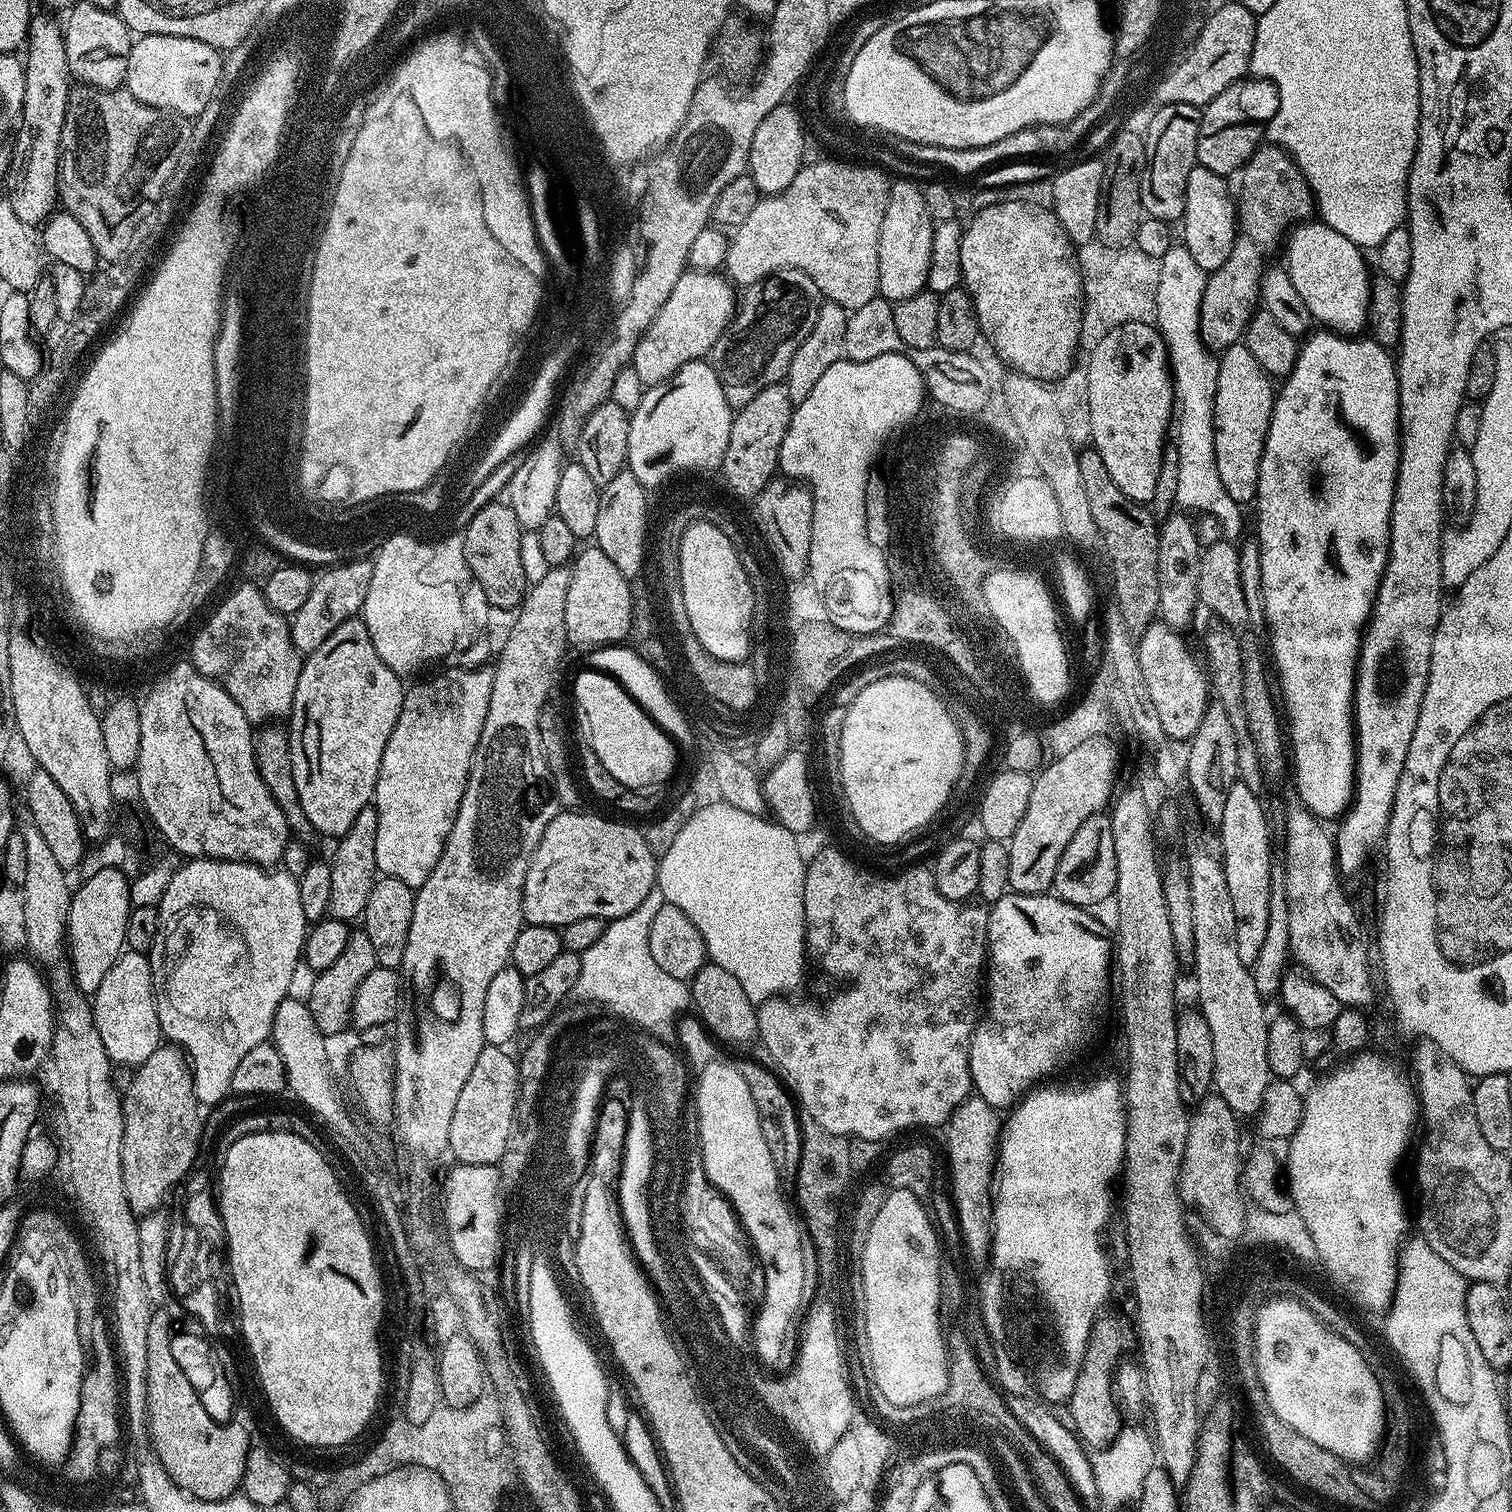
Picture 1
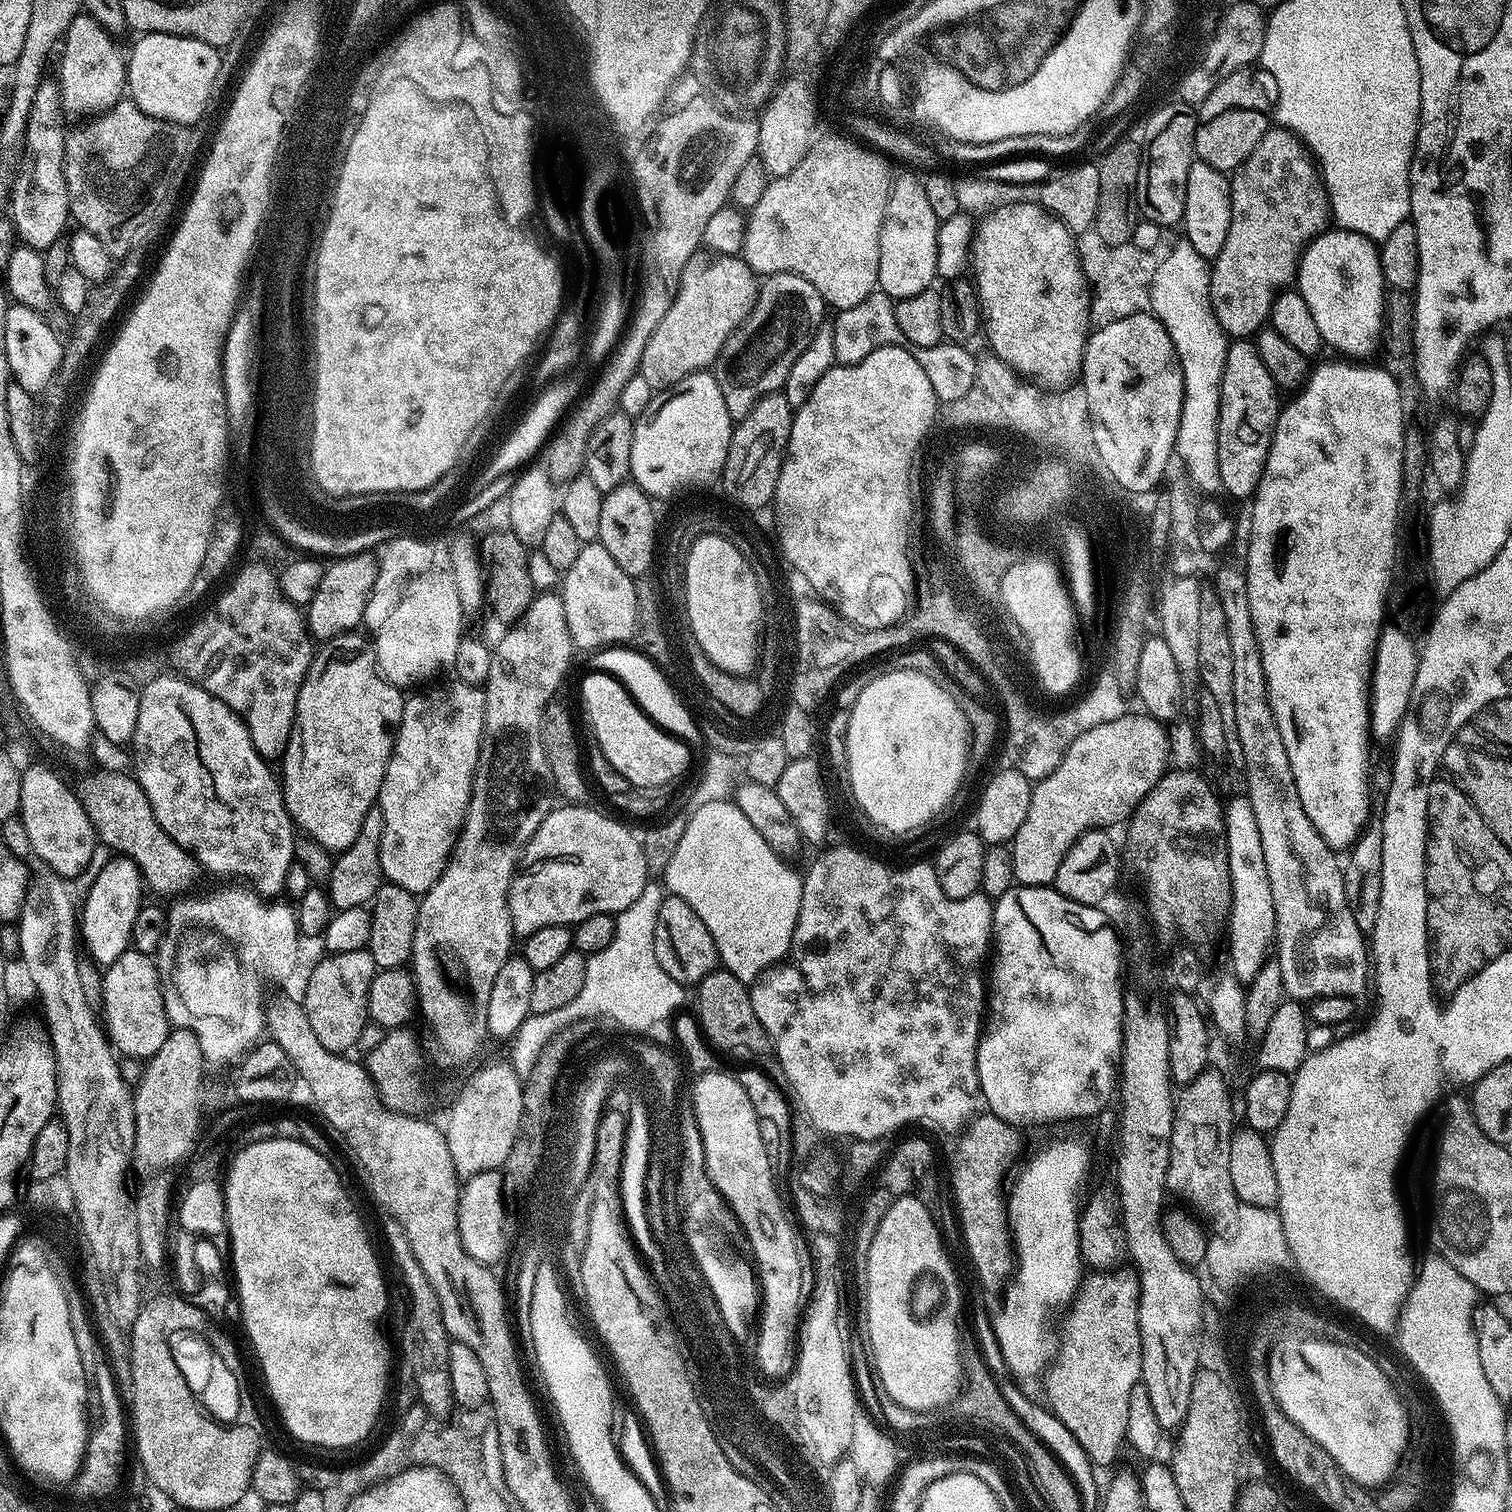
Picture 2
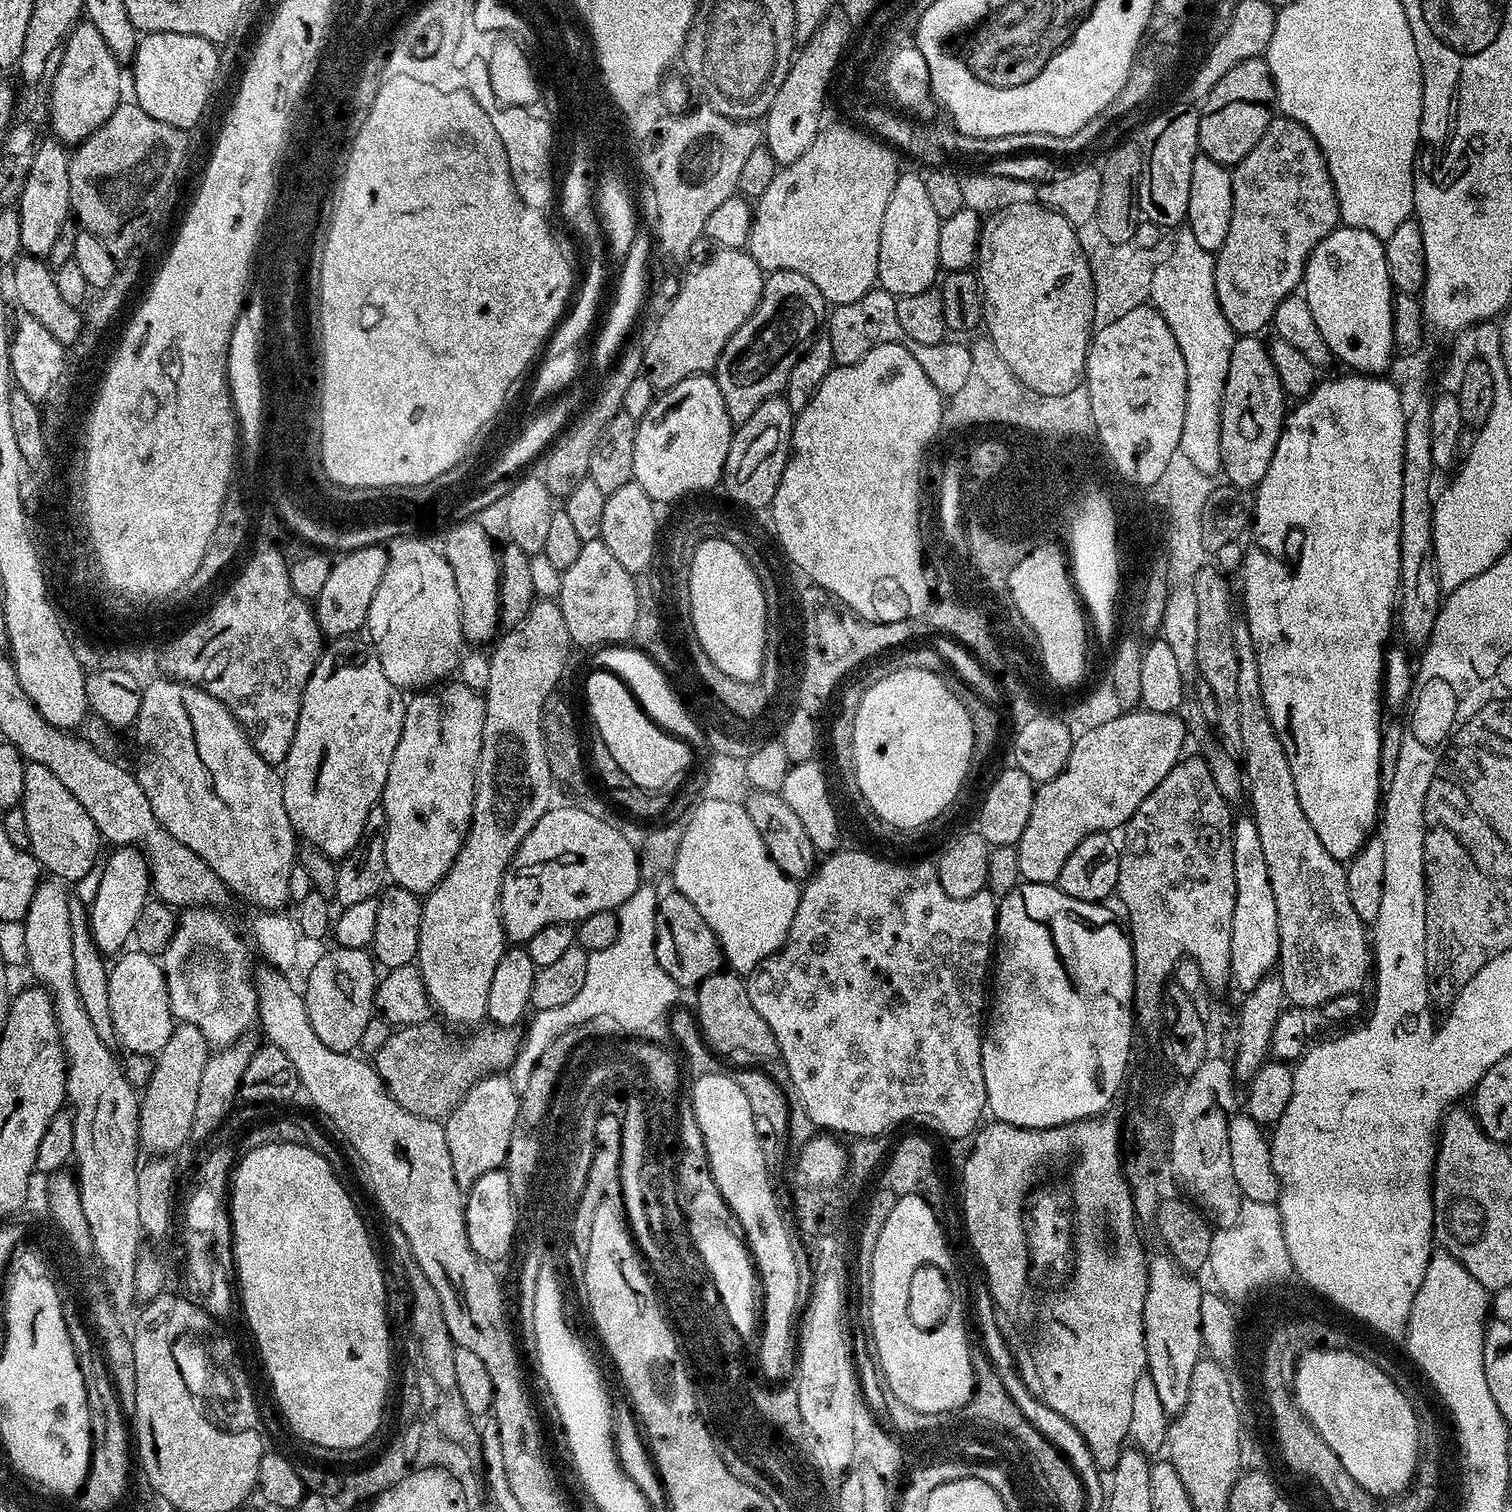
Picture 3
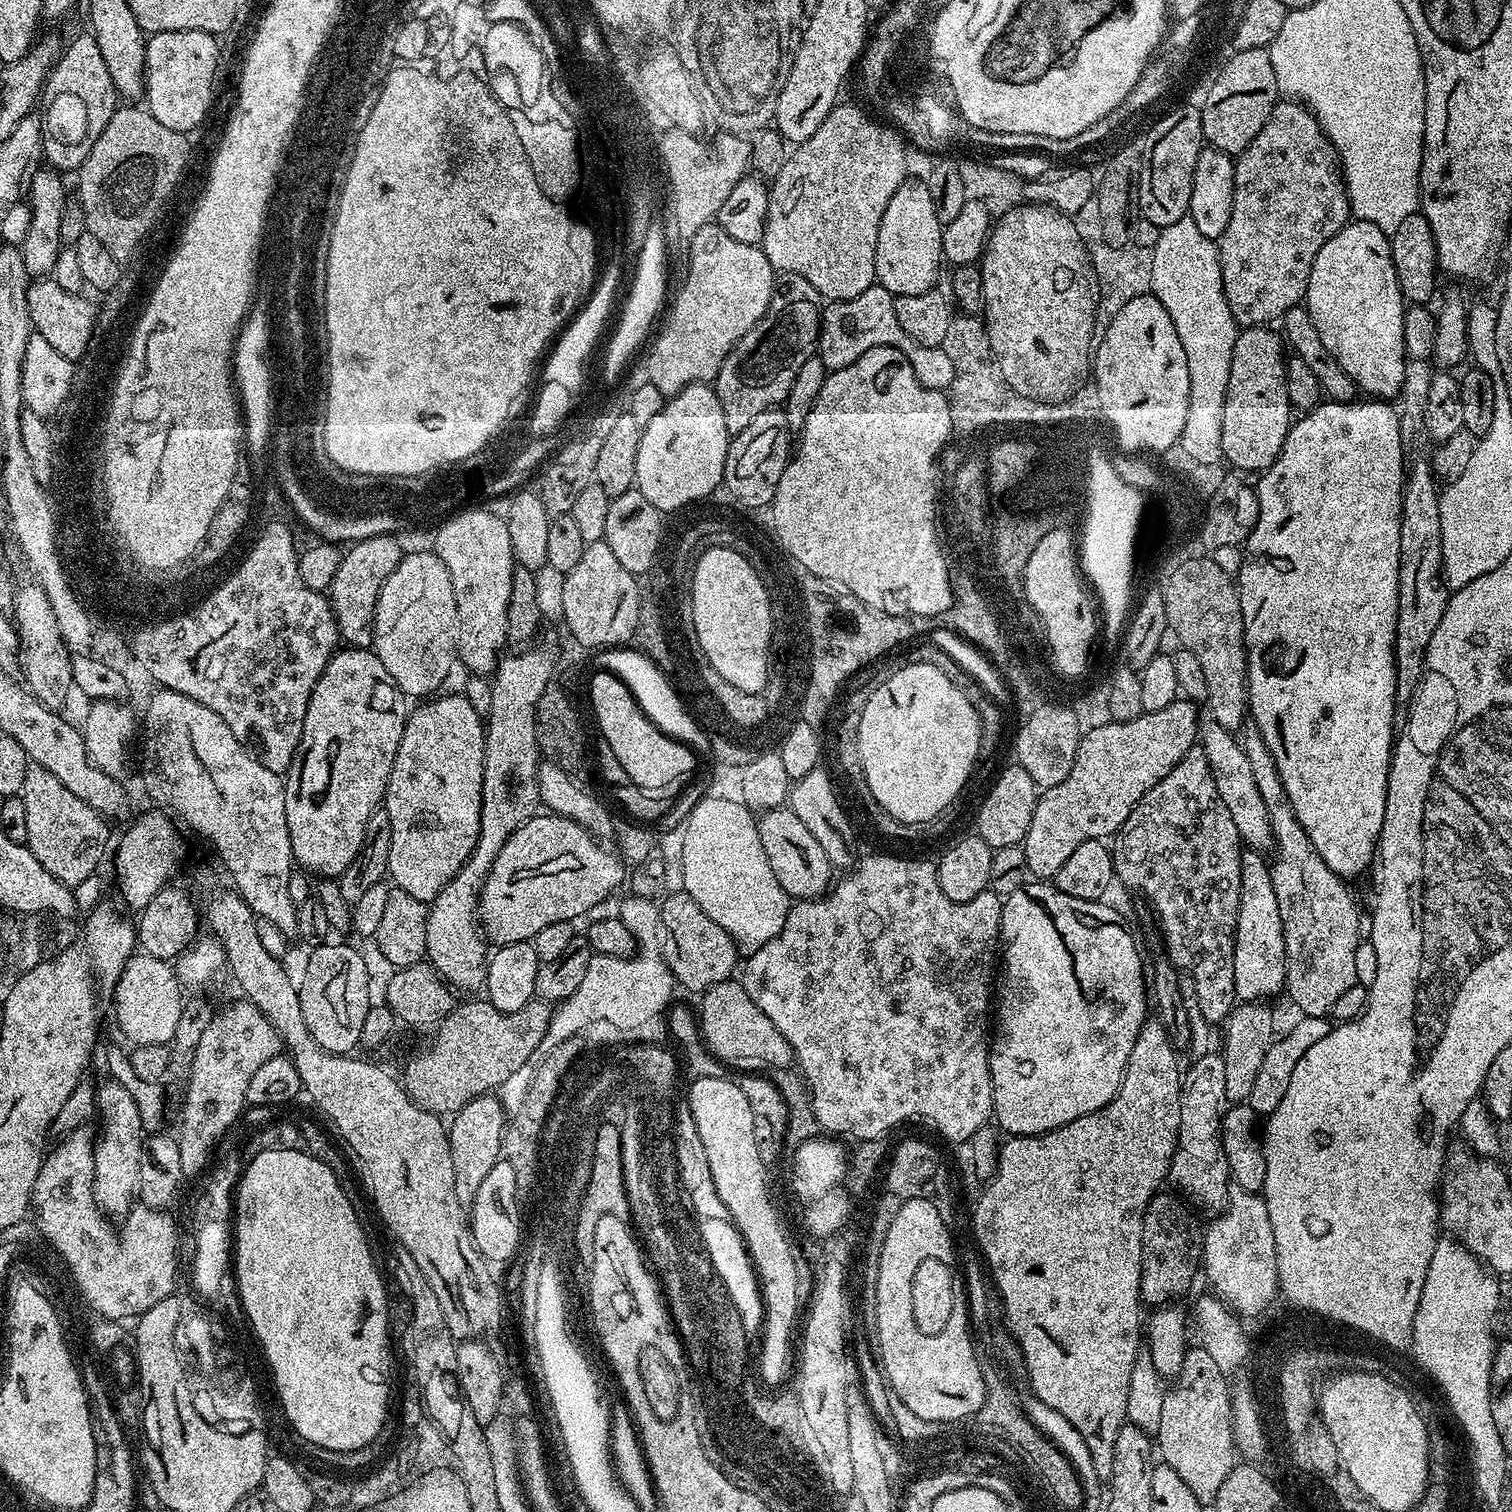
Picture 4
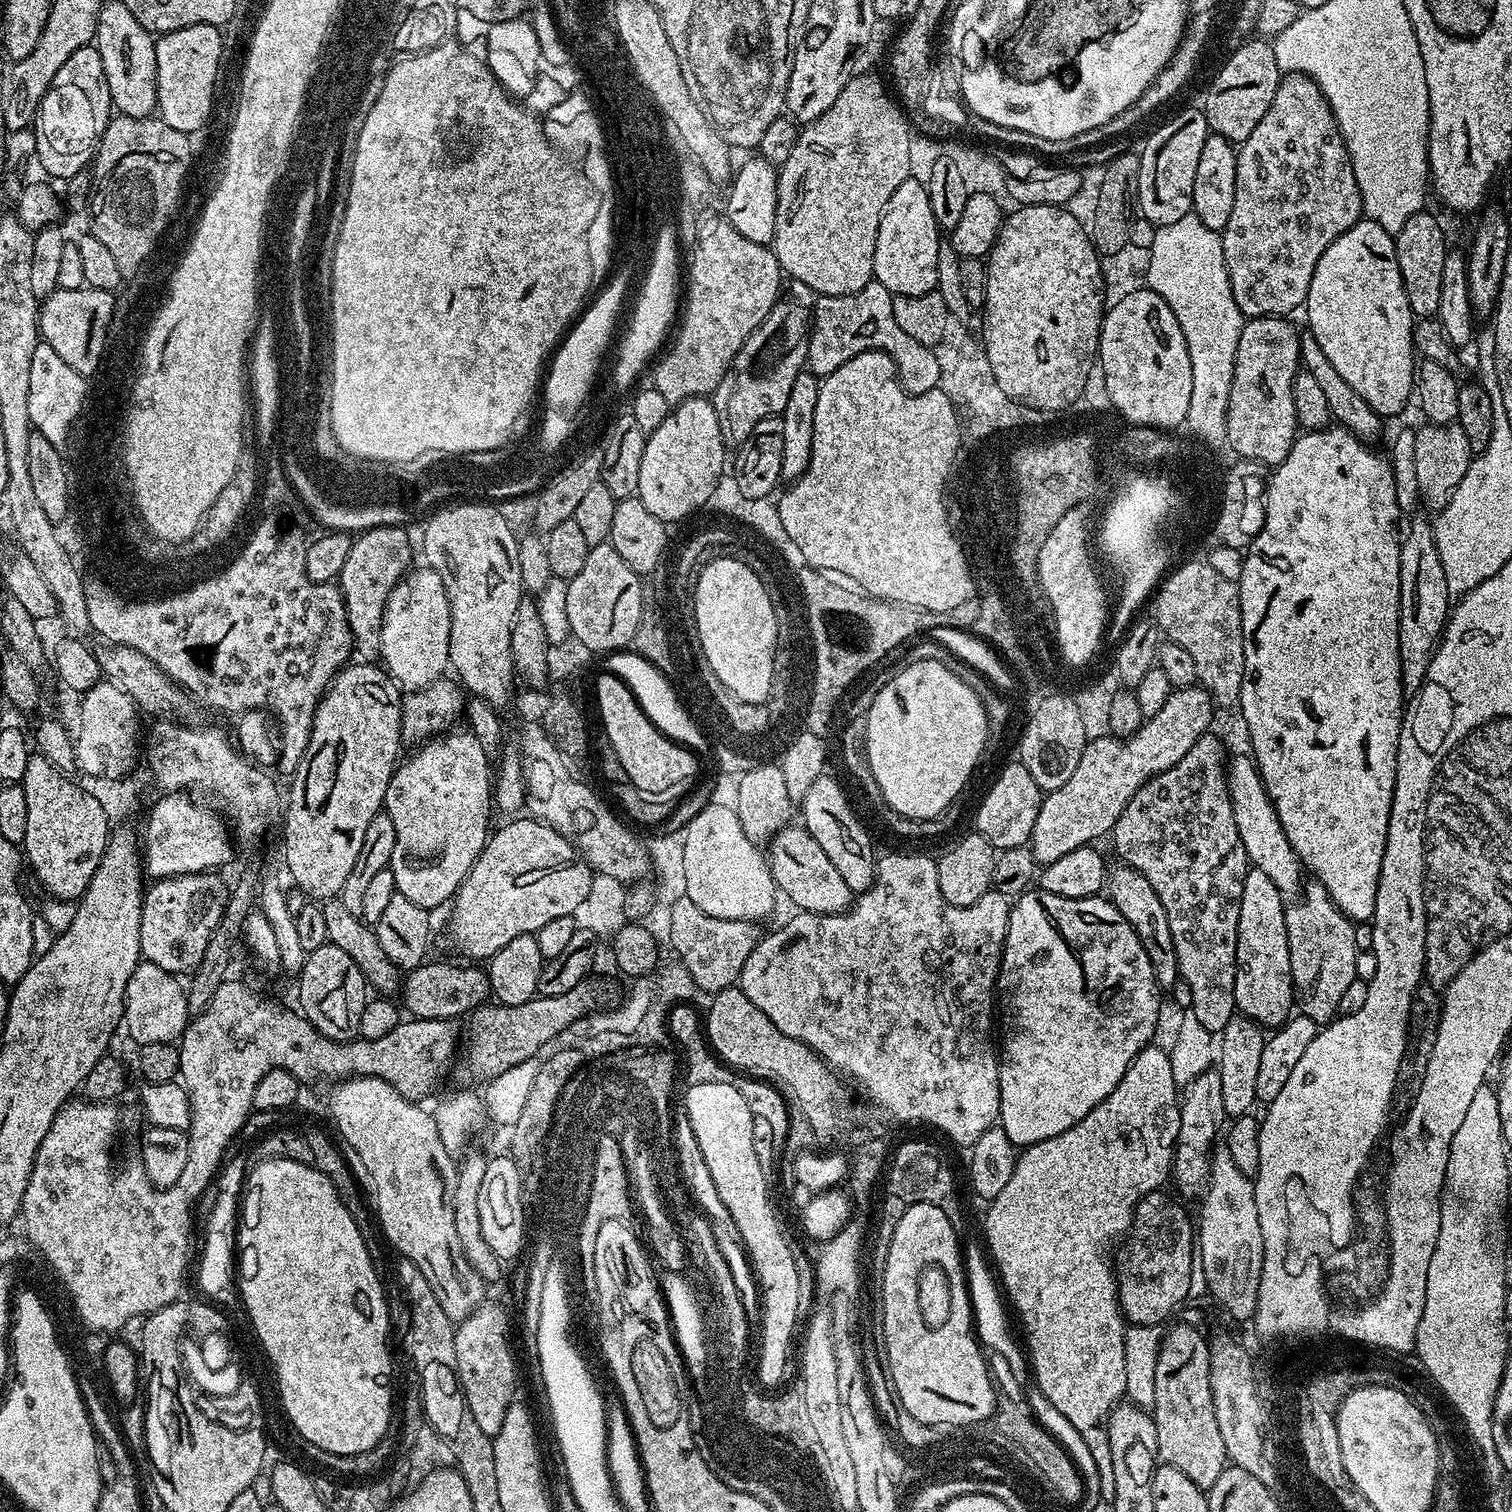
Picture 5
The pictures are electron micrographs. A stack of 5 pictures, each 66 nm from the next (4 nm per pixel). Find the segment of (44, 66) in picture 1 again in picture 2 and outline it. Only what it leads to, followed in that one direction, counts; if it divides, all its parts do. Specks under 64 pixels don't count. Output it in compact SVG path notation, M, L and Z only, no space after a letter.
M41 79L34 94L34 104L30 106L30 114L26 122L26 134L22 145L22 160L18 171L12 177L12 193L8 210L15 235L21 236L23 243L29 248L45 250L56 240L65 235L64 227L70 224L68 210L68 191L66 190L66 174L64 173L64 137L66 135L66 109L60 98L60 86L55 79Z

